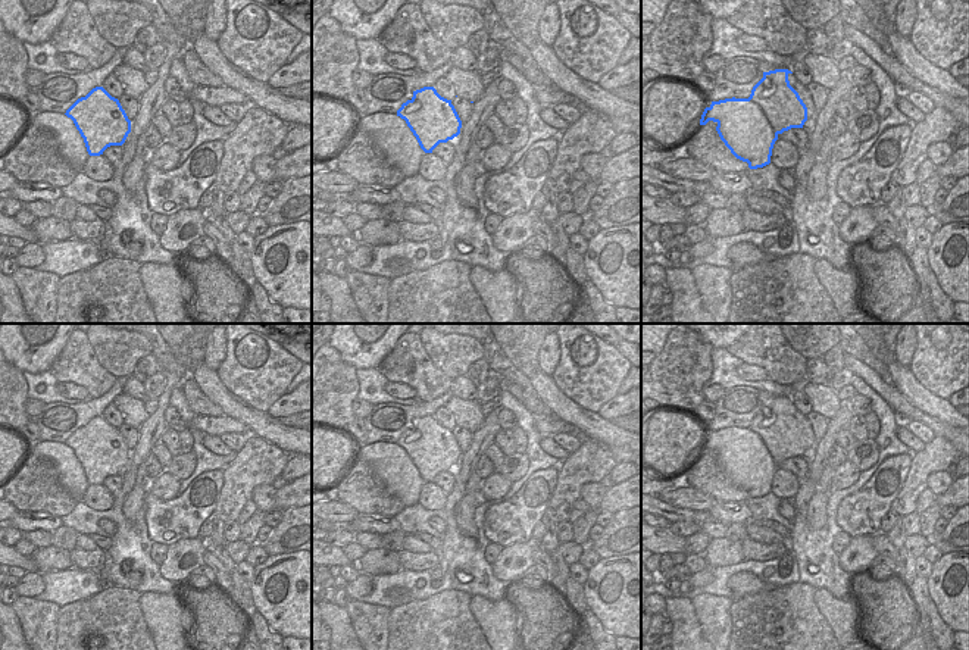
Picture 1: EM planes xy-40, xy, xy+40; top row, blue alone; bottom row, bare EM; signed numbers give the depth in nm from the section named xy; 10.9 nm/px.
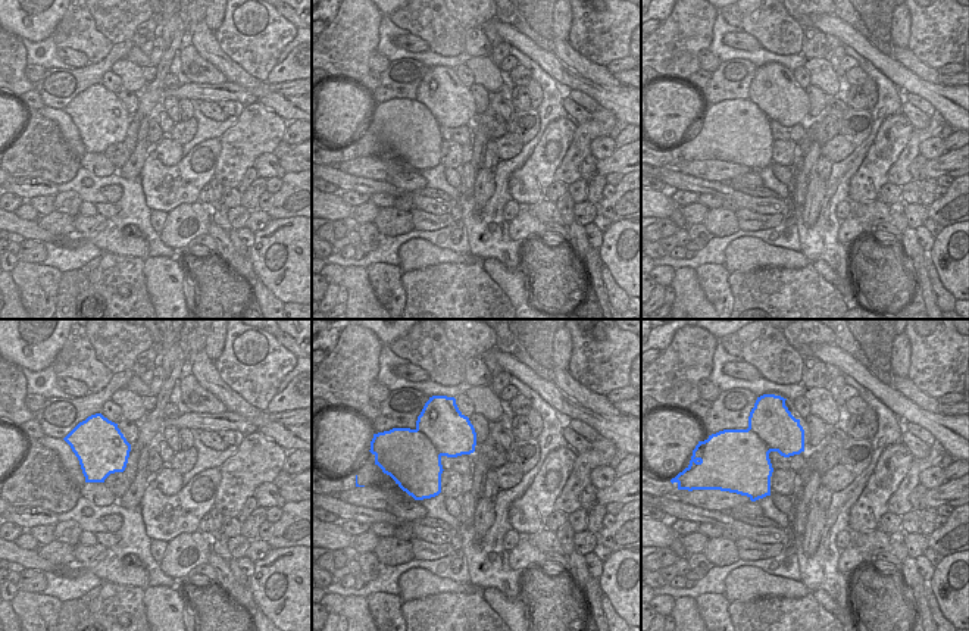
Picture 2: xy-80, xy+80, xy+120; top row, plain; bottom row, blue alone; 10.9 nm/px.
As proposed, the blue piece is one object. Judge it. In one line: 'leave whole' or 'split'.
split

